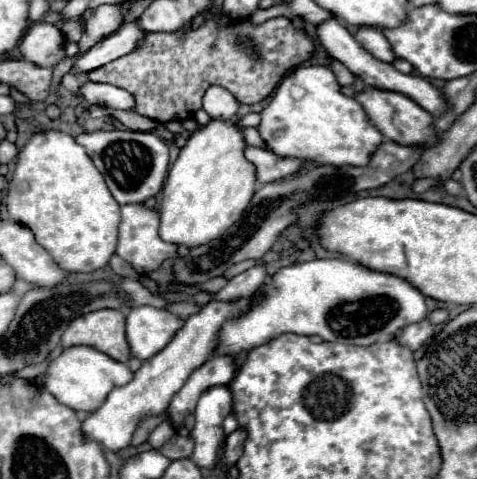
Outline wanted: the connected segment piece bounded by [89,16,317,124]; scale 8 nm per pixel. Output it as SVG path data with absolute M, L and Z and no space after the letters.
M279 16L271 18L261 26L251 26L247 20L231 22L227 28L217 26L217 18L205 22L201 28L183 28L177 32L153 32L147 34L145 42L131 54L121 56L101 68L95 68L89 72L91 82L107 82L119 88L125 88L135 96L135 112L141 116L147 116L157 122L183 122L191 118L201 108L203 92L209 88L209 84L217 84L227 88L239 104L257 104L263 98L271 94L271 90L279 84L283 74L291 68L297 68L305 60L309 60L315 54L315 42L313 38L303 30L295 28L289 18Z

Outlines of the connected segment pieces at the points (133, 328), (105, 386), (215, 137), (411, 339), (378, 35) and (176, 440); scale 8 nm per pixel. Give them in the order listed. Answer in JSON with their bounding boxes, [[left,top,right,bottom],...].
[[127,306,185,360],[43,346,133,412],[159,120,255,248],[399,318,439,352],[355,26,395,62],[161,434,193,460]]

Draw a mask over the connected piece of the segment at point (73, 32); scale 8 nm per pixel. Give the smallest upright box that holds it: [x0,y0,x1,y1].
[61,20,83,42]

